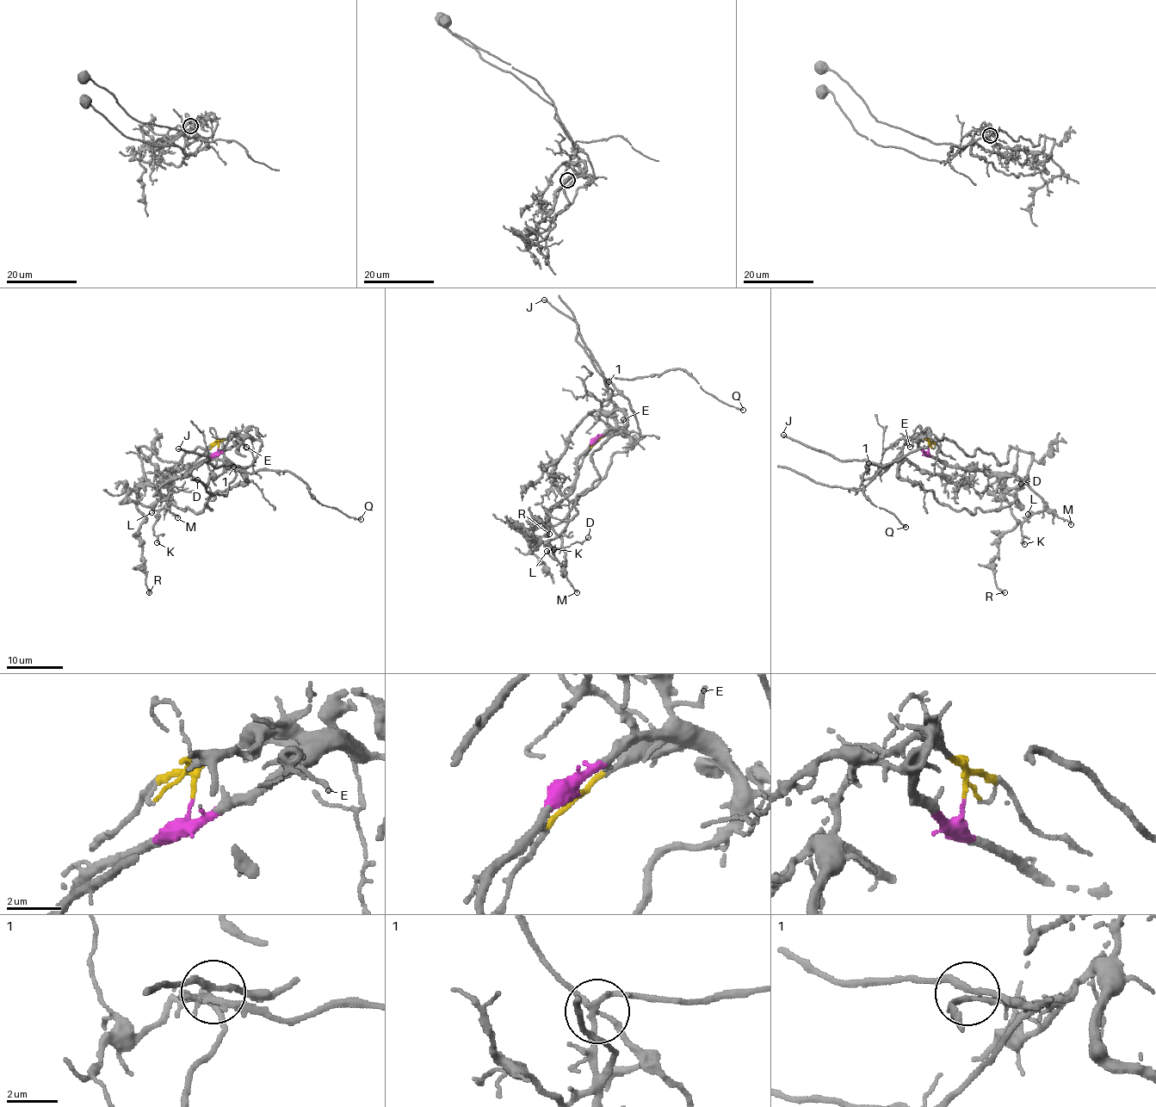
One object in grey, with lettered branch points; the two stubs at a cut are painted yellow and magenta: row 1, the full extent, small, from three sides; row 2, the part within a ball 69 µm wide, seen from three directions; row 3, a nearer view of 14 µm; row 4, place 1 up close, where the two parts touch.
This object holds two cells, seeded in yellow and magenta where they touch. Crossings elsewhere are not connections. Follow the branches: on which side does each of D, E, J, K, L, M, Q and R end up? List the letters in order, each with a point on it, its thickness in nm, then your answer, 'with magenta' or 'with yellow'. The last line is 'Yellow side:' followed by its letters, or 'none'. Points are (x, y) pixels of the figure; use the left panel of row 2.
D: (197, 479) | 130 nm | with magenta
E: (246, 447) | 170 nm | with magenta
J: (178, 448) | 170 nm | with magenta
K: (157, 542) | 150 nm | with magenta
L: (151, 512) | 170 nm | with magenta
M: (177, 517) | 130 nm | with magenta
Q: (361, 519) | 170 nm | with yellow
R: (149, 592) | 200 nm | with yellow
Yellow side: Q, R

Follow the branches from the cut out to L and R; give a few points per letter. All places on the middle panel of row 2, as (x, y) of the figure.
L: (596, 441), (578, 459), (575, 486), (550, 513), (550, 525), (560, 538), (565, 562), (561, 565), (547, 551)
R: (596, 441), (600, 416), (625, 414), (593, 453), (599, 476), (565, 528), (530, 535), (540, 520), (549, 534)

